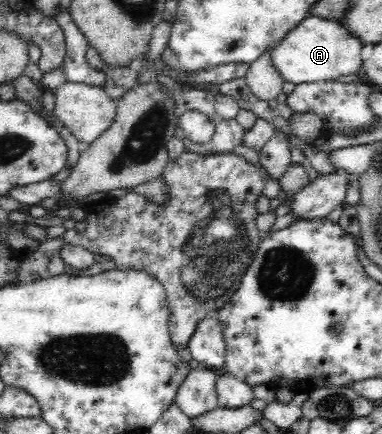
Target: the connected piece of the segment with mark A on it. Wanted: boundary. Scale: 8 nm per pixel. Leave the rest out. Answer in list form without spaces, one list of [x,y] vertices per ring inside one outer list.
[[[308,16],[272,50],[271,62],[285,82],[295,85],[336,81],[340,76],[358,74],[363,64],[360,59],[362,48],[360,40],[349,36],[339,21]]]

